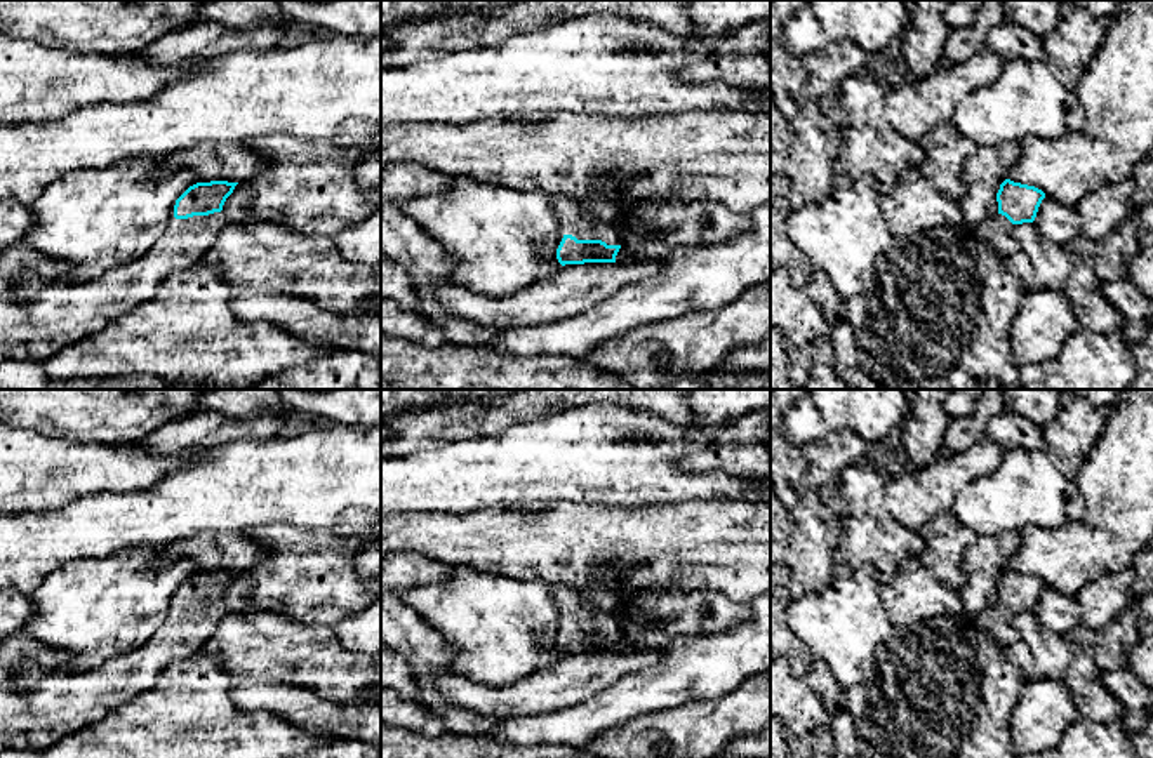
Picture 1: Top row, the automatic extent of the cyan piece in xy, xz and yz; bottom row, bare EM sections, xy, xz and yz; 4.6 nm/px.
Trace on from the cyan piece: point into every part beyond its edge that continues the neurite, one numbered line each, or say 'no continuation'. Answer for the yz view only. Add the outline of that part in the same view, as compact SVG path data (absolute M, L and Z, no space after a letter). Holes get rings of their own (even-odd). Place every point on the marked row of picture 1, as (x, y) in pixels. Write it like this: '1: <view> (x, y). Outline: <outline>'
1: yz (997, 232). Outline: M1002 214L977 224L972 231L984 240L993 252L1005 261L1009 256L1021 250L1021 243L1012 235L1014 224Z

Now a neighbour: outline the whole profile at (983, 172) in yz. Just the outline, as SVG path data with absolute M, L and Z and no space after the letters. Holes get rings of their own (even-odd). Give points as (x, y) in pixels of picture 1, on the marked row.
M1007 143L998 148L977 146L965 160L962 167L963 196L958 200L965 224L974 228L998 214L996 193L1019 158L1019 143Z

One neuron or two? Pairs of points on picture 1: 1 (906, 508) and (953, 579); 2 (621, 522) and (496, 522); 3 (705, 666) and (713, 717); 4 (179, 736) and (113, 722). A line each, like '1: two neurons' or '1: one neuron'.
1: two neurons
2: one neuron
3: two neurons
4: one neuron

